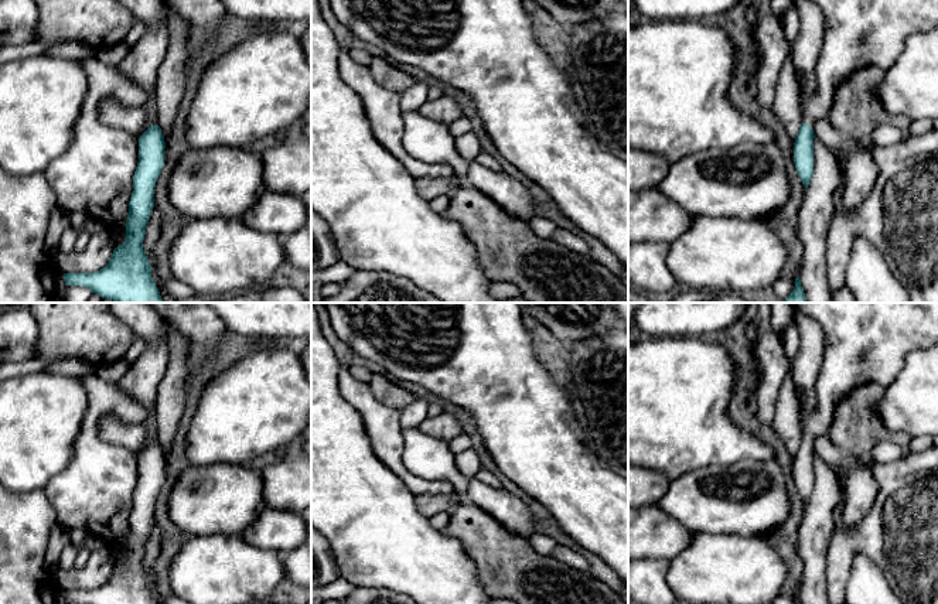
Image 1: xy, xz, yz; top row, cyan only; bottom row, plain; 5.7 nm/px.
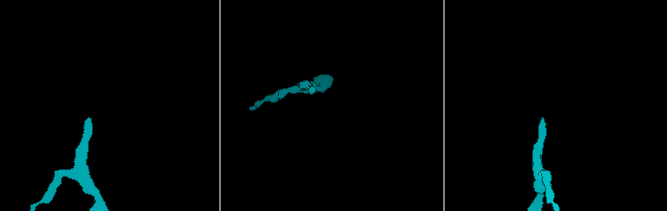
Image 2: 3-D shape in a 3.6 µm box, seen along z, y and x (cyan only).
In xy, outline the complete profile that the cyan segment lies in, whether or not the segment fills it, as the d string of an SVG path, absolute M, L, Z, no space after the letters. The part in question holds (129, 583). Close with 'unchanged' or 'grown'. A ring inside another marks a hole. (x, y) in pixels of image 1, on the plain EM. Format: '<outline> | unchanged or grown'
M150 443L139 455L139 480L126 536L126 556L113 566L109 580L93 590L64 590L68 603L82 604L157 604L143 566L146 542L154 523L156 498L164 484L164 451Z | unchanged

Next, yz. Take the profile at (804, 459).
M797 303L801 313L823 330L823 359L815 385L816 406L804 427L804 440L794 460L794 481L808 505L813 491L813 443L829 434L838 403L855 388L873 382L887 388L913 351L938 344L938 303Z | grown

